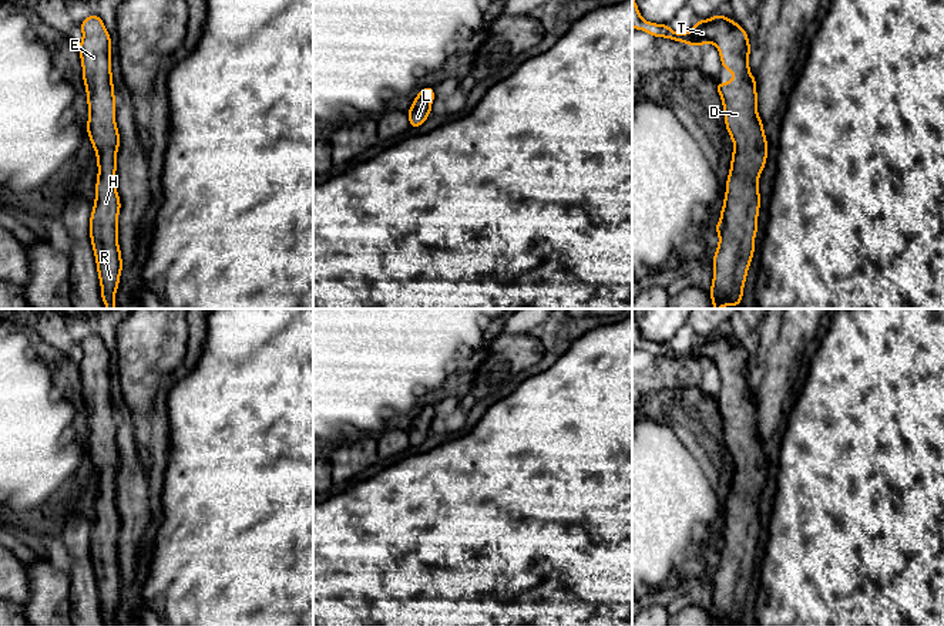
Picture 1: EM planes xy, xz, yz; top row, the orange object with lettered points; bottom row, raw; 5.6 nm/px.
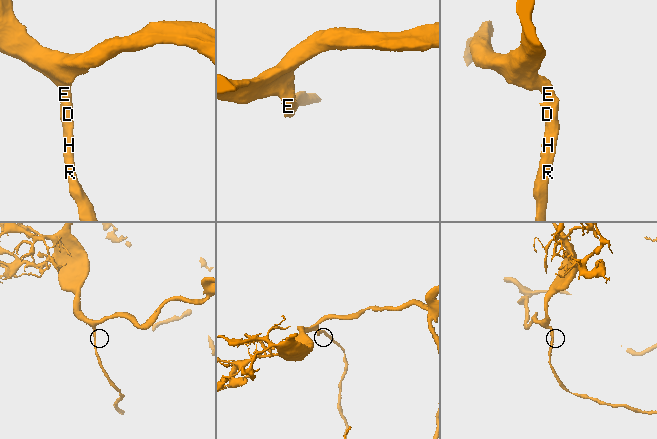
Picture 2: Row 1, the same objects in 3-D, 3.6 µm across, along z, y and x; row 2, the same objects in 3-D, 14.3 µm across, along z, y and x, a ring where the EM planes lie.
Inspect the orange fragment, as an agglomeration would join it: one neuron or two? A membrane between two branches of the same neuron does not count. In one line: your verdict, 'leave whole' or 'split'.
leave whole

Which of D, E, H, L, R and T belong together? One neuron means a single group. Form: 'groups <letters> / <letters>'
groups D E H L R T

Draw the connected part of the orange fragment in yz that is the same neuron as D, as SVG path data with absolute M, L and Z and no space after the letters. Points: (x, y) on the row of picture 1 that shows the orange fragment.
M632 0L632 27L692 47L713 43L719 50L722 68L733 73L732 83L715 85L722 97L725 124L735 148L720 222L713 226L720 239L712 260L715 270L709 295L713 309L739 306L759 228L757 181L767 158L763 121L757 115L756 81L749 71L748 33L720 13L709 20L698 20L688 33L675 33L669 24L642 20L635 0Z

